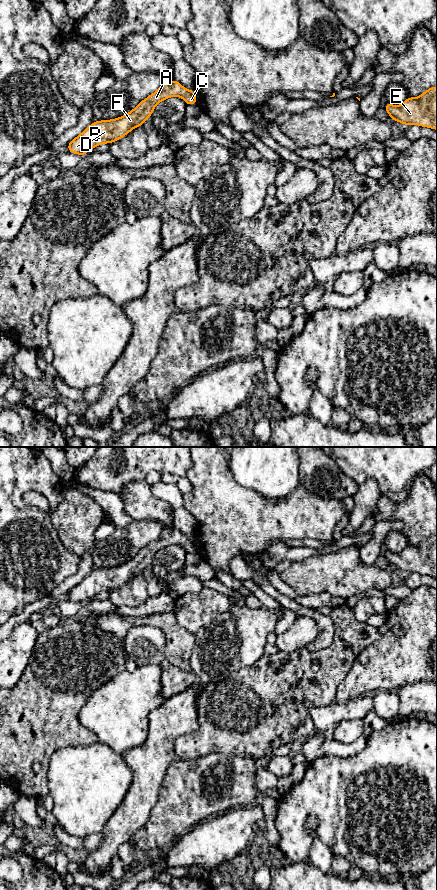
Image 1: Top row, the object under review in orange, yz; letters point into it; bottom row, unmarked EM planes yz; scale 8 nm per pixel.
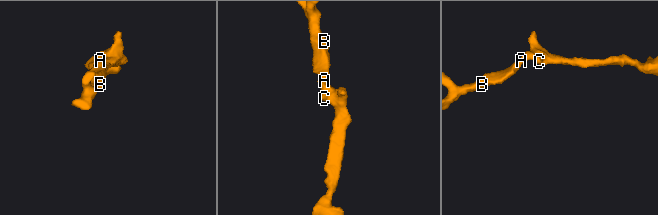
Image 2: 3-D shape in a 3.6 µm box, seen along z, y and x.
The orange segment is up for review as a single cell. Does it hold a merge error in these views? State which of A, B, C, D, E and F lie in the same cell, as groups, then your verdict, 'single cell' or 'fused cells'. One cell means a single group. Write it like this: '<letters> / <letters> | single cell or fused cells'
A B C D E F | single cell

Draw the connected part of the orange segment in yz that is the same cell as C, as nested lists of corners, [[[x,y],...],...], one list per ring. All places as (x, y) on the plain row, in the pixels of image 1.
[[[164,528],[155,541],[141,549],[131,560],[113,568],[92,571],[67,593],[68,599],[84,604],[88,598],[95,596],[97,593],[102,591],[111,592],[121,587],[150,566],[159,550],[173,544],[183,546],[187,553],[197,551],[194,538],[185,537],[178,529]]]

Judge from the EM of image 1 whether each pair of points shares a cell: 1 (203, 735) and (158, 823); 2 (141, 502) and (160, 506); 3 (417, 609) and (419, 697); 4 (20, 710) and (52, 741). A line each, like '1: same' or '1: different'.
1: different
2: same
3: different
4: same

